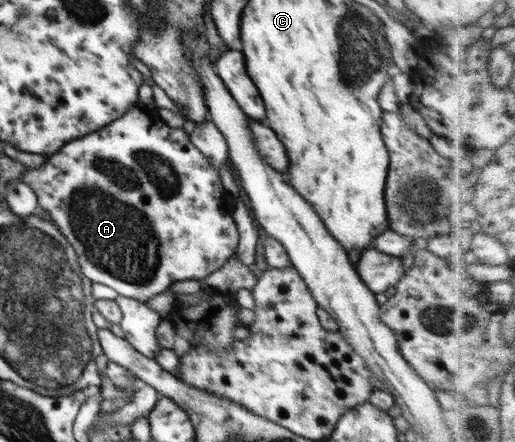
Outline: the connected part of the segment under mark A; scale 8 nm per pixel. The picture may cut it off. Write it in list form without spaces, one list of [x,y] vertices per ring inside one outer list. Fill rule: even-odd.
[[[140,105],[135,106],[121,118],[117,118],[99,131],[70,140],[56,154],[49,156],[46,163],[35,169],[26,168],[19,182],[28,184],[37,195],[38,208],[45,210],[51,220],[59,227],[61,234],[70,242],[76,252],[81,272],[93,283],[111,287],[119,295],[146,303],[157,294],[163,294],[175,282],[181,280],[201,280],[221,268],[233,256],[238,248],[238,230],[233,219],[234,200],[227,194],[221,184],[218,170],[209,164],[197,148],[191,143],[190,135],[181,128],[171,128],[156,114]]]

